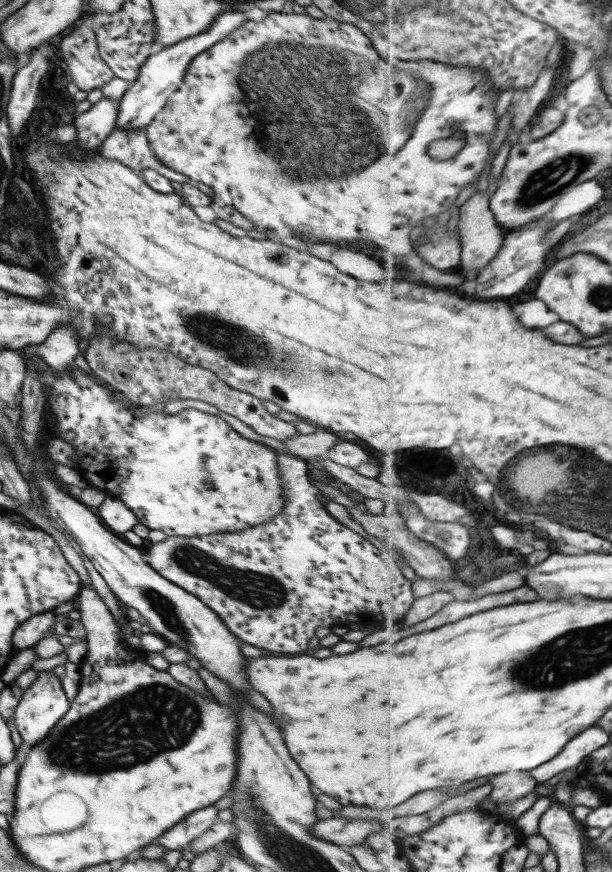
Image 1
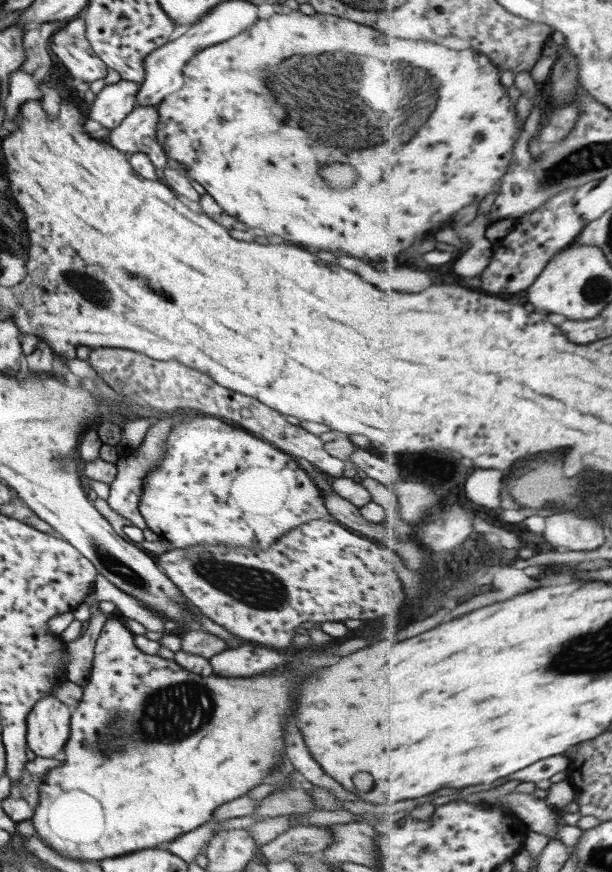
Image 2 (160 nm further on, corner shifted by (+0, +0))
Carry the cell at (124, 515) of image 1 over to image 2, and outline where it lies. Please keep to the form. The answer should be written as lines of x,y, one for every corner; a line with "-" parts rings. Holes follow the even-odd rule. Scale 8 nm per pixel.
180,409
176,410
175,413
168,413
168,415
158,417
157,421
145,431
144,437
137,448
135,448
130,455
116,461
116,475
113,482
109,484
109,495
107,499
105,499
105,502
107,502
111,510
129,520
131,525
141,530
145,530
146,528
145,521
138,511
138,502
142,495
142,480
144,480
145,475
154,468
154,466
157,466
158,462
161,462
161,459
164,457
166,451
166,436
170,428
173,428
176,422
194,418
196,415
201,414
193,409

